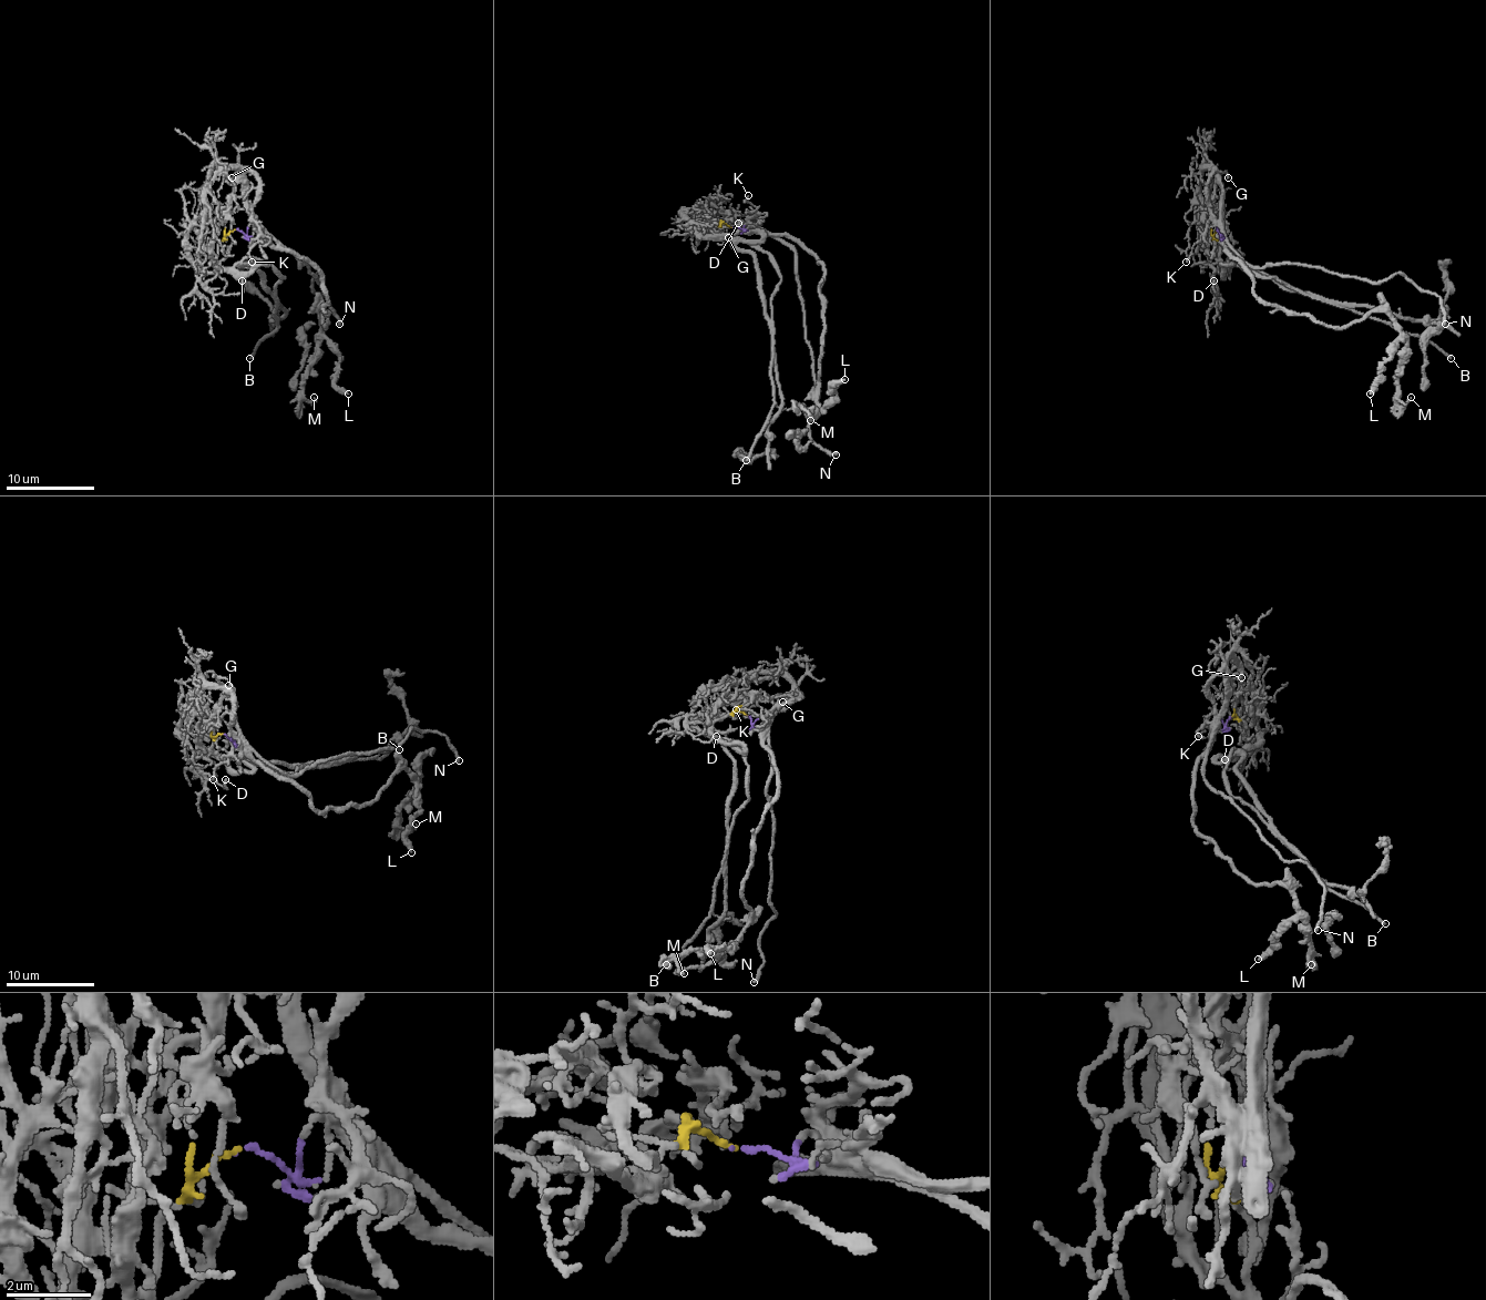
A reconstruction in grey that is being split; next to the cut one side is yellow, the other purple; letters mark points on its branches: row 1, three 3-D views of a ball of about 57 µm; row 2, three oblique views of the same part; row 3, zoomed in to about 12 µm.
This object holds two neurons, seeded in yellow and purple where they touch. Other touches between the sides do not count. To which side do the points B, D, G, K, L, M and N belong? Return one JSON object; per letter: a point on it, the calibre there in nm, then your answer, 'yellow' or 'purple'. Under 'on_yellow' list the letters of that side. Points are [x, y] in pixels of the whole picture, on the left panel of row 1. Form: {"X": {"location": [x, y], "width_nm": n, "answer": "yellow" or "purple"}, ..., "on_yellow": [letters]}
{"B": {"location": [249, 358], "width_nm": 240, "answer": "yellow"}, "D": {"location": [242, 280], "width_nm": 100, "answer": "yellow"}, "G": {"location": [232, 177], "width_nm": 180, "answer": "purple"}, "K": {"location": [252, 262], "width_nm": 130, "answer": "purple"}, "L": {"location": [348, 393], "width_nm": 360, "answer": "purple"}, "M": {"location": [314, 397], "width_nm": 160, "answer": "purple"}, "N": {"location": [339, 324], "width_nm": 240, "answer": "purple"}, "on_yellow": ["B", "D"]}

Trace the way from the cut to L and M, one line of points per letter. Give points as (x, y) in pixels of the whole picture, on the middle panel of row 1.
L: (731, 226), (745, 231), (760, 226), (791, 237), (823, 266), (821, 408), (837, 395), (832, 386), (846, 379)
M: (731, 226), (760, 226), (791, 237), (823, 266), (819, 410), (815, 415), (800, 408), (810, 419)

